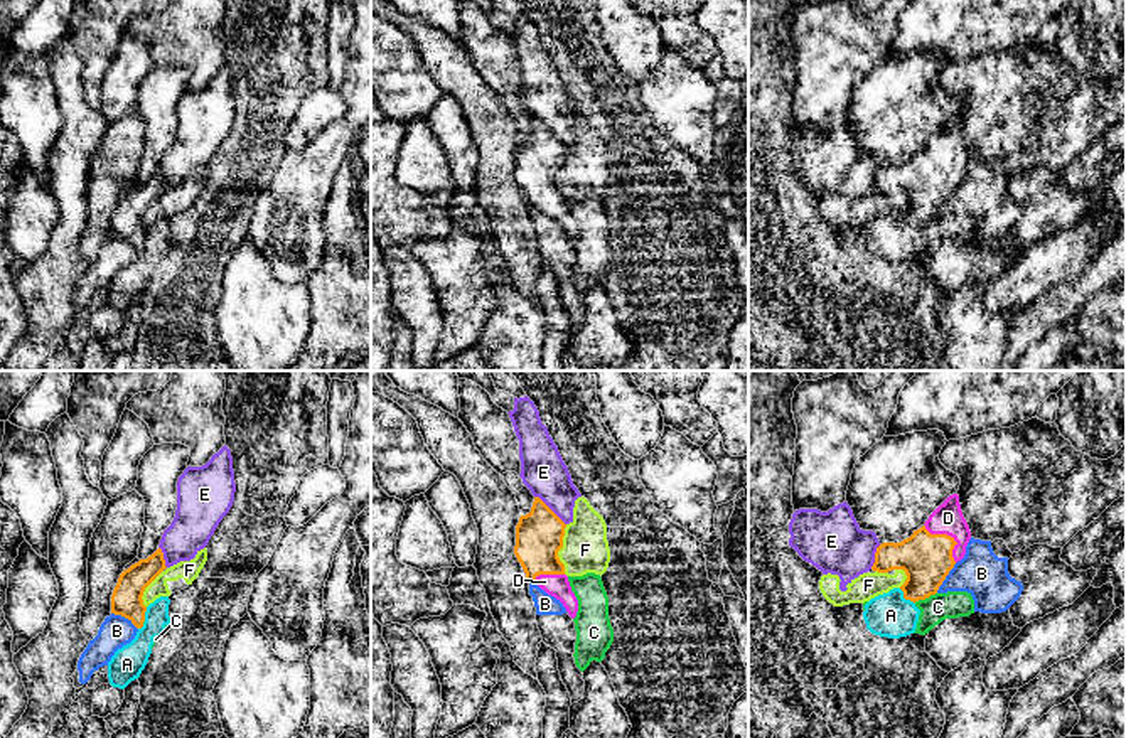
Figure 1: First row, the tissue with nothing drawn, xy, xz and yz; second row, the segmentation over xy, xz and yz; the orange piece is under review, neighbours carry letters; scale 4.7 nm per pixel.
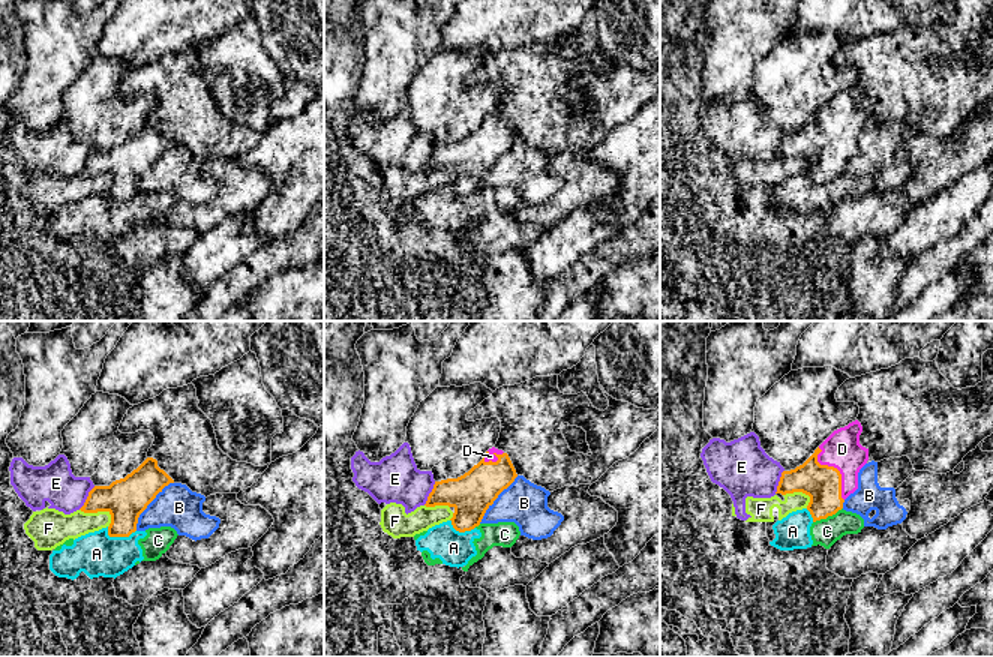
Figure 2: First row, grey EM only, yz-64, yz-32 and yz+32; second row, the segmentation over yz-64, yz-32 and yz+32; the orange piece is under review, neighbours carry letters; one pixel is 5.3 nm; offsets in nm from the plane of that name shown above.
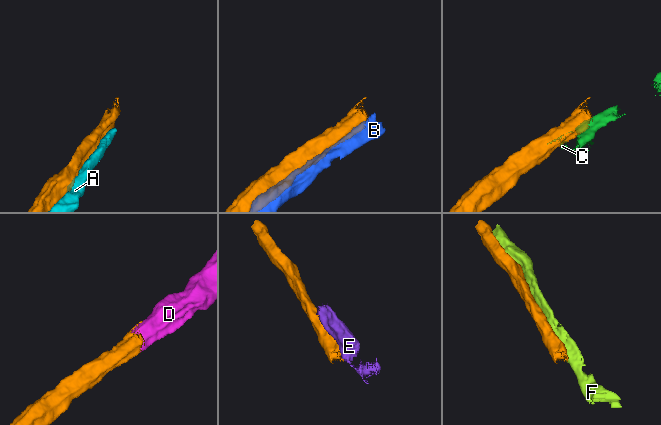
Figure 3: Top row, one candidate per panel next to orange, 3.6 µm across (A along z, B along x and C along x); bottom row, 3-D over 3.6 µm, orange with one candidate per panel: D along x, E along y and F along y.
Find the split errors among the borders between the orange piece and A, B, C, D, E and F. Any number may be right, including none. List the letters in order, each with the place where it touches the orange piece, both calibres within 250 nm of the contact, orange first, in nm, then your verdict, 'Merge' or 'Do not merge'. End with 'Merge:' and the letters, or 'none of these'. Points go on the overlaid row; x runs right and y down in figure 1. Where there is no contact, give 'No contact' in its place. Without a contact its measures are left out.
A: Touches orange at xy (144, 619). Thickness 140 nm (orange) against 160 nm. Do not merge
B: Touches orange at yz (944, 578). Thickness 240 nm (orange) against 220 nm. Do not merge
C: Touches orange at yz (924, 598). Thickness 240 nm (orange) against 130 nm. Do not merge
D: Touches orange at yz (949, 536). Thickness 240 nm (orange) against 150 nm. Merge
E: Touches orange at xz (550, 509). Thickness 220 nm (orange) against 220 nm. Do not merge
F: Touches orange at xz (560, 548). Thickness 220 nm (orange) against 220 nm. Do not merge
Merge: D

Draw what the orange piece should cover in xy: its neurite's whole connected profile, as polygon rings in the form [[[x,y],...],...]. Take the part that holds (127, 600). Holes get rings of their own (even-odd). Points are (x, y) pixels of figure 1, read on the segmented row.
[[[158,548],[147,559],[140,559],[125,570],[111,595],[111,613],[121,615],[142,628],[147,612],[142,600],[143,591],[165,568],[164,553]]]

